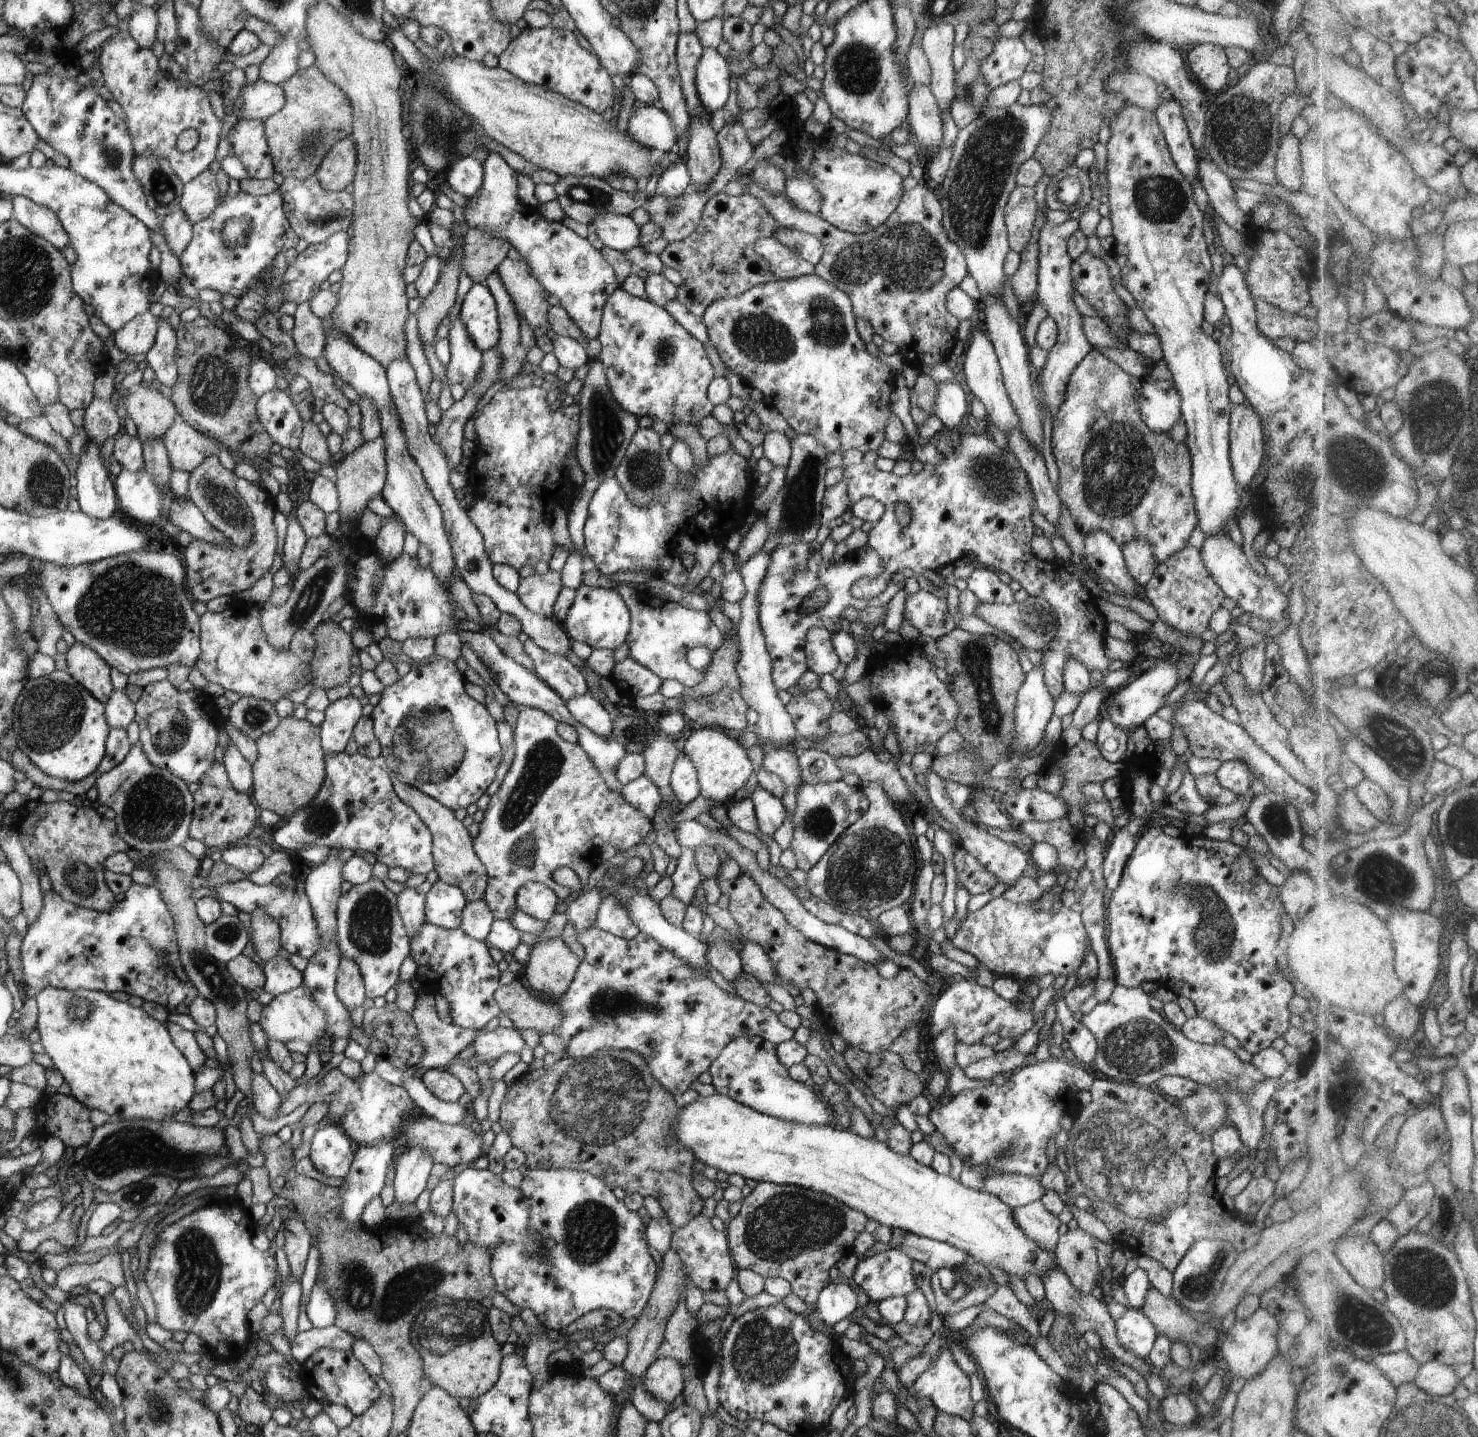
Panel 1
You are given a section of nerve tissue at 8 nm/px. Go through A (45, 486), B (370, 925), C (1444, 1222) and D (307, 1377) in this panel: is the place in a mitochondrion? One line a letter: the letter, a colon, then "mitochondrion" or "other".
A: mitochondrion
B: mitochondrion
C: mitochondrion
D: other

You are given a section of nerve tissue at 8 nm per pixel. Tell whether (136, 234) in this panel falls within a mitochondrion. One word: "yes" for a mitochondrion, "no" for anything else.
no

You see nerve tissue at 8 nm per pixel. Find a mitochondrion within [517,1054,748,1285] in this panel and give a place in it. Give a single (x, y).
(590, 1231)

